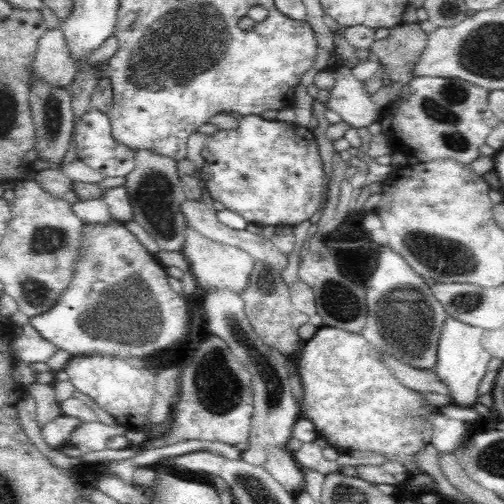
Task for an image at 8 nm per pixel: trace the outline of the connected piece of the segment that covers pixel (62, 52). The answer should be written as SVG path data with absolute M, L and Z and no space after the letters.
M59 27L46 30L38 40L31 75L50 87L67 89L77 74L76 61L72 59L62 31Z

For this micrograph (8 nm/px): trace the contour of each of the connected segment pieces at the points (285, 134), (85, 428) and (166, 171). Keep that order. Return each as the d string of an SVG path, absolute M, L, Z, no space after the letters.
M250 114L247 116L239 116L238 124L232 130L218 130L212 135L207 136L207 144L209 156L205 158L205 163L197 174L201 174L201 181L204 181L208 192L214 201L222 202L225 208L230 212L235 212L245 218L248 222L254 222L258 226L262 226L265 231L269 233L270 230L274 231L277 226L298 226L304 220L309 218L320 208L322 204L322 191L324 180L324 164L320 157L320 150L318 149L318 142L314 137L314 133L302 126L298 127L294 124L286 124L286 122L279 122L278 120L264 120L260 115Z
M99 420L84 423L82 426L76 426L76 430L70 434L68 444L75 447L80 445L88 446L93 454L106 448L108 438L124 434L127 431L124 426L124 423L122 426L118 426L118 422L116 422L116 425L108 426L108 424L104 424Z
M136 149L133 151L133 157L134 168L124 177L126 182L123 185L130 201L130 218L148 231L150 237L158 243L159 250L166 250L166 252L181 251L185 242L186 231L184 229L187 227L187 220L181 211L181 204L188 199L186 199L186 194L183 192L183 183L178 175L176 159L172 159L168 155L152 153L150 149Z

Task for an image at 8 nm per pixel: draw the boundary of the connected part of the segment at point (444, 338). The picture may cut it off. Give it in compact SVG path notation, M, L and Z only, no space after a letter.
M451 316L444 320L441 338L438 342L438 352L436 354L436 368L434 372L438 378L449 388L451 402L456 406L470 408L478 402L478 384L487 374L486 364L491 359L491 354L481 343L483 329L470 324L464 324Z

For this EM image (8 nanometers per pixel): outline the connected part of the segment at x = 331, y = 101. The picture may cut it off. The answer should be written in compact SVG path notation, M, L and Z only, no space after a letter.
M341 66L336 71L336 85L329 92L325 109L342 117L342 121L359 129L377 119L376 104L364 84L351 74L351 68Z

